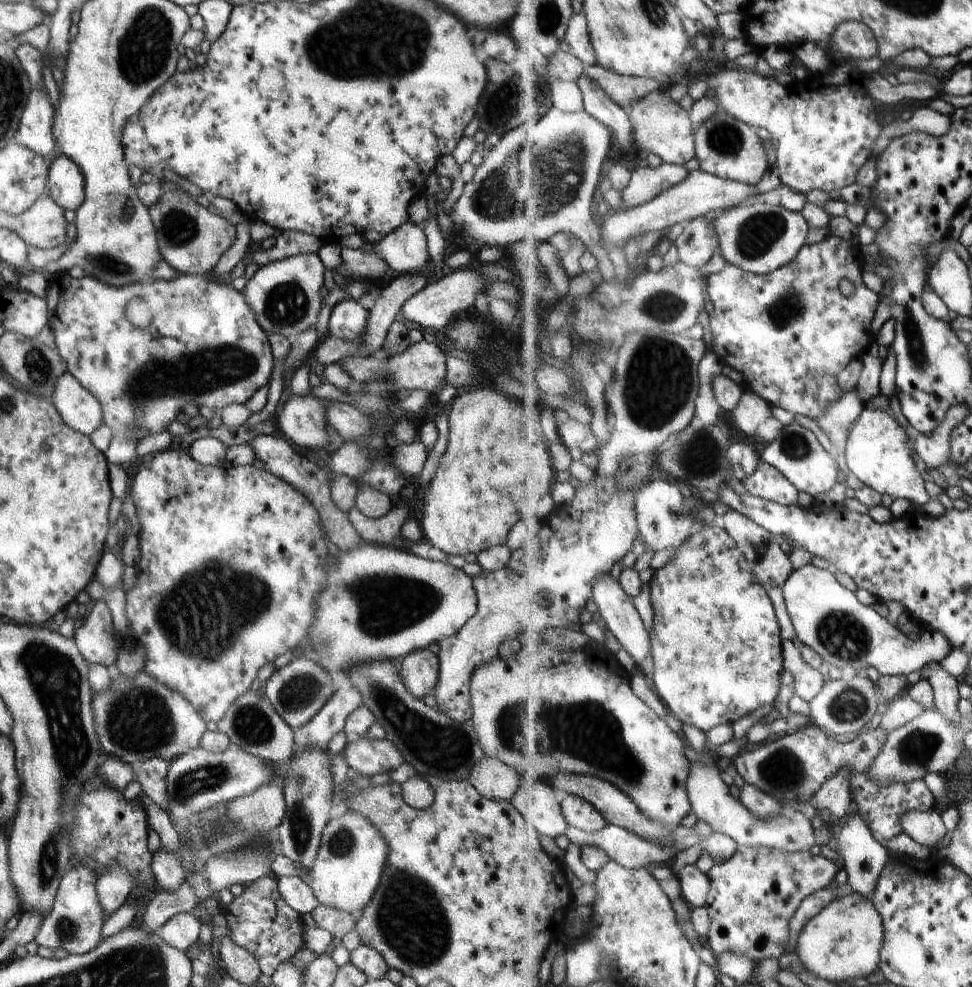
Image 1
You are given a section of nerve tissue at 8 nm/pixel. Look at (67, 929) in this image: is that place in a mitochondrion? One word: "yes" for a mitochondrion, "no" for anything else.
yes

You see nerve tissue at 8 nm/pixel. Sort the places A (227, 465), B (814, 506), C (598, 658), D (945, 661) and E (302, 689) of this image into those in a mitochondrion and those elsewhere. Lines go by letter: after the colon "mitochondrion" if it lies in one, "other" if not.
A: other
B: other
C: other
D: other
E: mitochondrion

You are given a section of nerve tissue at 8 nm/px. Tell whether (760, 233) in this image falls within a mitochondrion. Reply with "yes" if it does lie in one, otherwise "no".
yes

